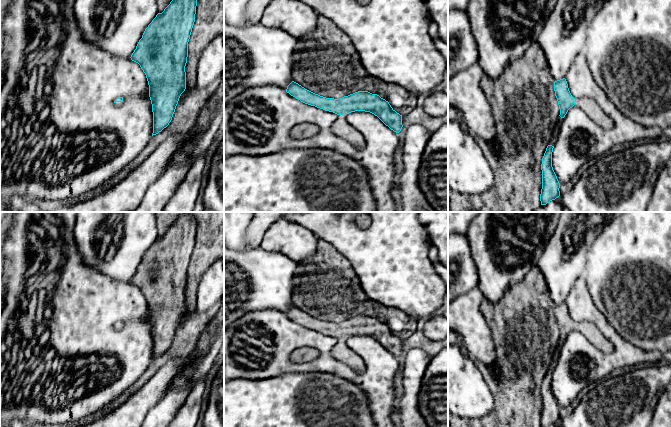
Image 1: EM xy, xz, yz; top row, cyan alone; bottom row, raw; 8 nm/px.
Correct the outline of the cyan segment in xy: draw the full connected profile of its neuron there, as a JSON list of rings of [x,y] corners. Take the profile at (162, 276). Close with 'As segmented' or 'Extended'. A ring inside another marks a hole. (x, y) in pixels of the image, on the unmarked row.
[[[189,213],[180,215],[162,237],[158,237],[145,253],[131,284],[138,287],[146,299],[153,336],[153,359],[166,352],[172,344],[181,318],[186,313],[185,290],[188,266],[195,246],[197,220]]]. As segmented

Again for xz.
[[[292,305],[287,310],[286,316],[305,328],[337,338],[338,342],[331,351],[332,357],[354,367],[357,373],[364,372],[365,363],[346,345],[346,340],[351,336],[370,336],[396,357],[399,357],[403,351],[402,339],[397,337],[388,325],[368,315],[358,315],[339,323],[326,322]]]. Extended

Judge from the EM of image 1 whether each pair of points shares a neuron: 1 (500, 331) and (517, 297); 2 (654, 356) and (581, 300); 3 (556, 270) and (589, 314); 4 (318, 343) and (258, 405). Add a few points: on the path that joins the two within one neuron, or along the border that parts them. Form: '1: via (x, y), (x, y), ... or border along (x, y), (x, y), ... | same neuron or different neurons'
1: via (504, 323), (517, 308), (517, 305) | same neuron
2: via (635, 356), (597, 319) | same neuron
3: border along (582, 274), (575, 281), (564, 301) | different neurons
4: border along (289, 372), (266, 378) | different neurons

